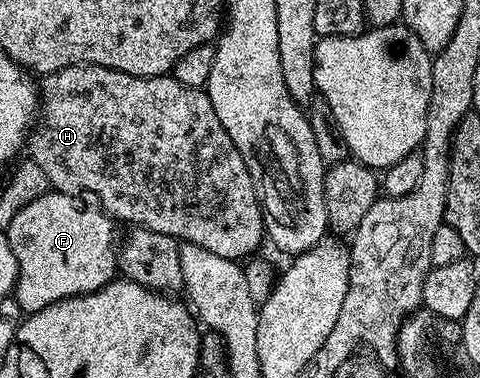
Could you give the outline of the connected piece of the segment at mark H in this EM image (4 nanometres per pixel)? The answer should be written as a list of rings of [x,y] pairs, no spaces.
[[[94,64],[64,66],[40,81],[41,119],[28,135],[27,154],[46,174],[54,191],[74,196],[90,194],[106,215],[134,218],[148,230],[169,234],[181,242],[194,242],[219,256],[245,260],[256,255],[253,253],[267,238],[267,218],[259,190],[239,148],[227,136],[227,128],[219,124],[204,89],[181,86],[172,76],[140,78]]]

